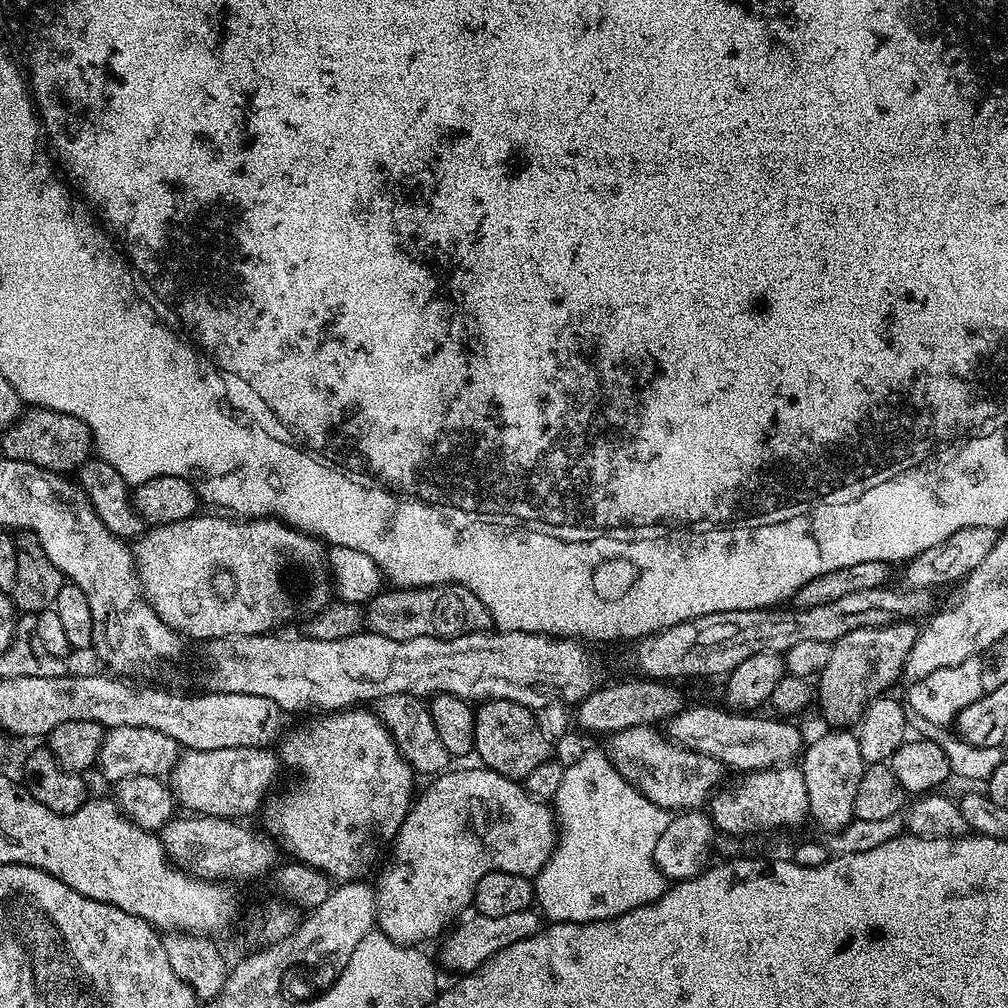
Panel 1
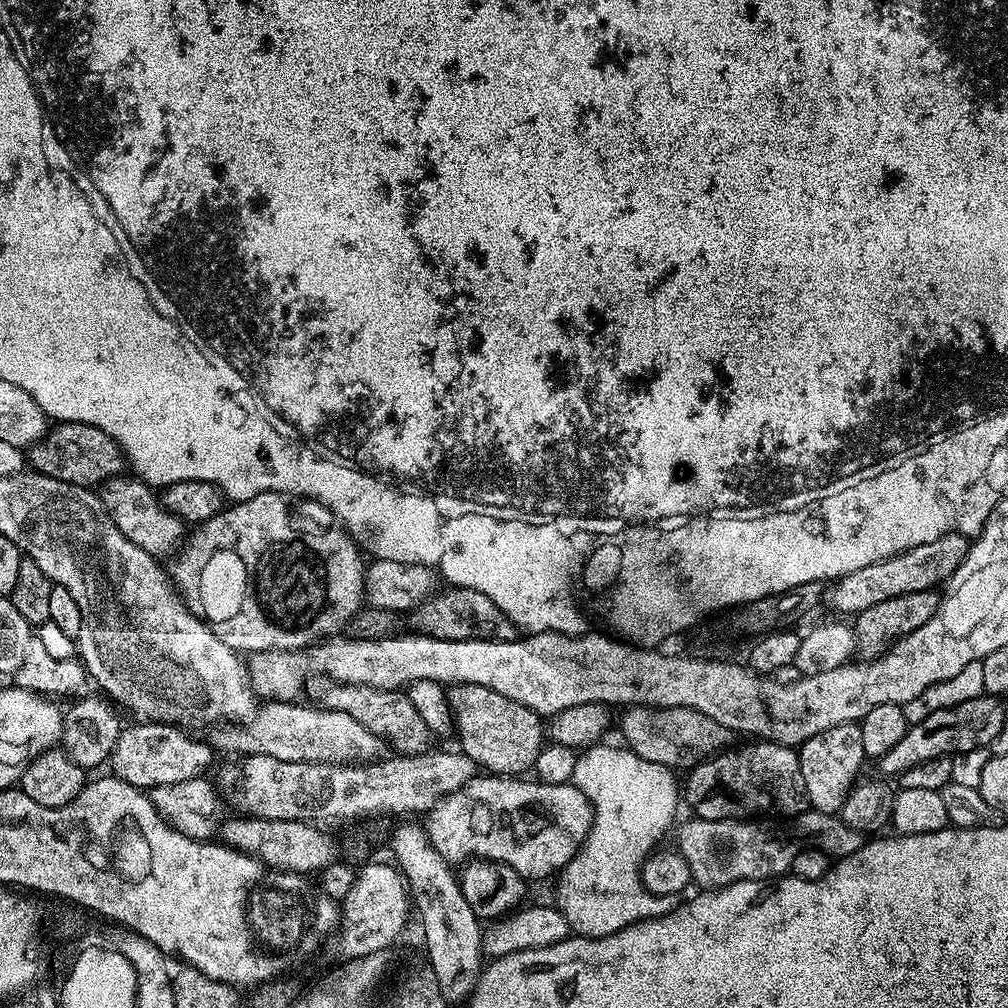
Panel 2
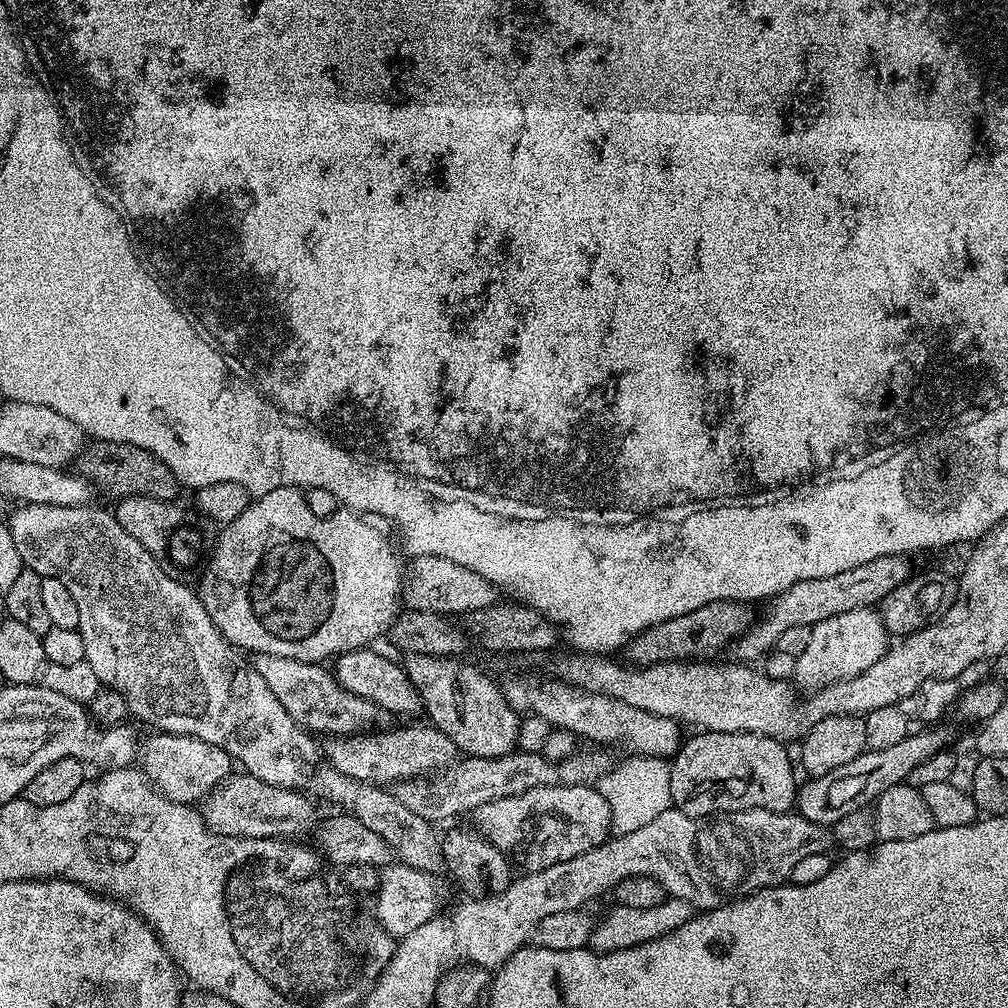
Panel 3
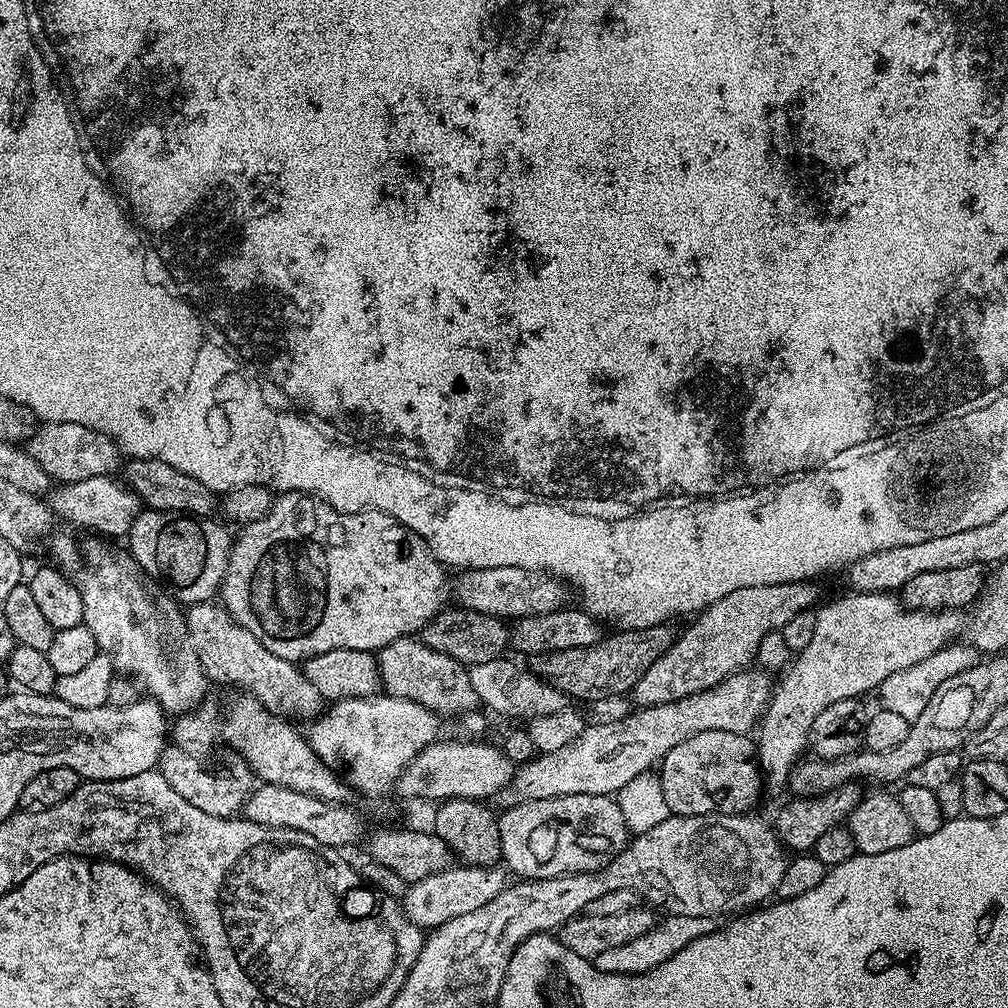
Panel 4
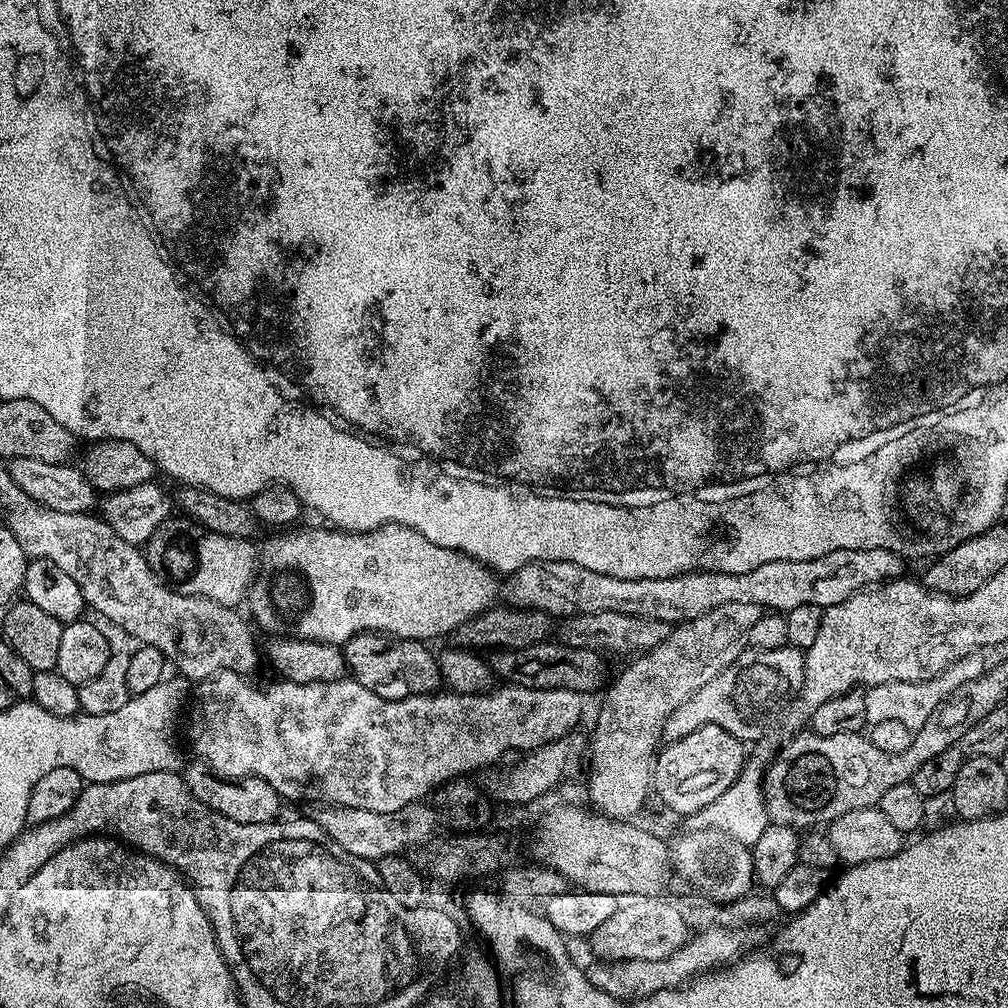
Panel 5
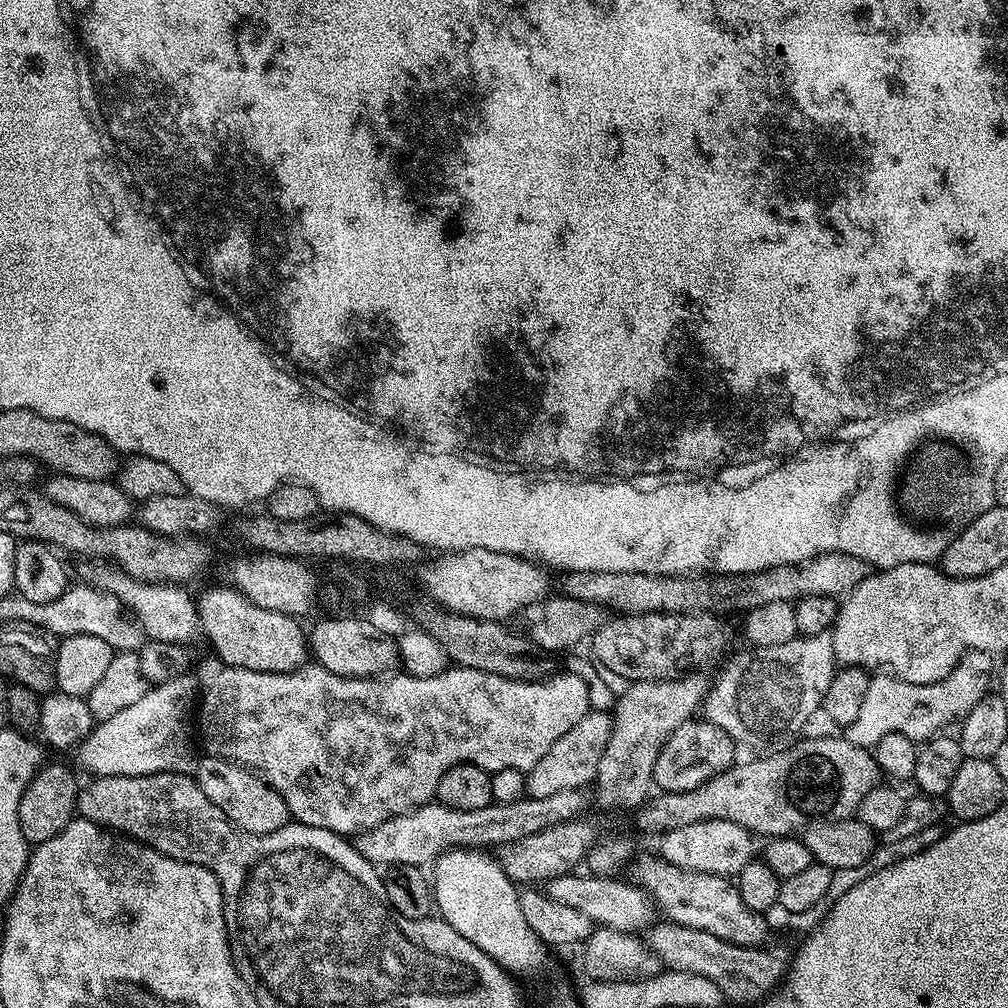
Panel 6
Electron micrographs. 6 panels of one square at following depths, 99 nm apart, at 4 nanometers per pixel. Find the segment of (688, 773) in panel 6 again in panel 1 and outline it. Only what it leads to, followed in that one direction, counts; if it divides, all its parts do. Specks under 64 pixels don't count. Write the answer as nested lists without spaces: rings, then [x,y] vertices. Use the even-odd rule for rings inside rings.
[[[787,762],[779,767],[745,771],[740,778],[733,784],[725,783],[711,797],[710,815],[721,833],[748,836],[751,832],[776,832],[779,828],[796,828],[809,819],[803,767]]]

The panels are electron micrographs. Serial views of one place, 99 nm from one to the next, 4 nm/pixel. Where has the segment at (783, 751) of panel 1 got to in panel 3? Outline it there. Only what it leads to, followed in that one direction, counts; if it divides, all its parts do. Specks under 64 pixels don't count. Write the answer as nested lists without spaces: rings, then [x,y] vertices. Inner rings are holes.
[[[518,676],[502,684],[502,691],[508,705],[518,714],[538,716],[551,727],[570,730],[579,739],[606,744],[620,742],[630,748],[635,755],[667,759],[675,755],[682,743],[681,725],[665,716],[650,714],[637,707],[629,706],[621,700],[604,695],[594,695],[581,691],[559,678],[536,678]]]

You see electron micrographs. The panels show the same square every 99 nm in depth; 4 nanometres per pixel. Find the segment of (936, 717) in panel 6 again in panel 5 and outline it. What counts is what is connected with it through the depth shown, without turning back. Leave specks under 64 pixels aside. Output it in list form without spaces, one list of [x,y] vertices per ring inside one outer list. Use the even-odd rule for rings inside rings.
[[[974,650],[970,654],[958,658],[949,668],[942,670],[942,674],[929,680],[919,680],[918,682],[899,680],[898,682],[871,685],[864,694],[868,724],[874,725],[878,722],[893,720],[894,722],[902,722],[902,726],[913,730],[921,728],[930,718],[930,714],[934,714],[938,705],[948,699],[954,690],[958,690],[958,686],[962,686],[984,673],[986,667],[984,655],[983,651]]]

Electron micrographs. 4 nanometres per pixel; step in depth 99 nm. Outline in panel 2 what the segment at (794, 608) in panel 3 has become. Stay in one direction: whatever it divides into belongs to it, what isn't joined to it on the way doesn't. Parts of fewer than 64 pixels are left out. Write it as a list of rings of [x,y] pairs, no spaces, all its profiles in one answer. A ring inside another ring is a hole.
[[[951,532],[942,538],[934,538],[934,542],[914,546],[882,562],[862,566],[862,570],[854,570],[827,585],[826,604],[836,612],[855,614],[870,610],[870,606],[878,606],[878,602],[886,602],[886,598],[894,598],[898,594],[914,594],[927,588],[939,589],[954,574],[954,570],[958,570],[969,547],[969,537],[963,536],[961,532]]]

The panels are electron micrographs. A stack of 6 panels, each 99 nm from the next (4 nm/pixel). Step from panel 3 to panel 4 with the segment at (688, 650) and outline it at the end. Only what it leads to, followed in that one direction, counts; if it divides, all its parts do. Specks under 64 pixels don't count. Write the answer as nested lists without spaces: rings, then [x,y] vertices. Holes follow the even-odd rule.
[[[667,623],[655,624],[649,628],[626,628],[616,630],[605,635],[603,640],[594,646],[582,646],[574,650],[550,650],[546,654],[531,657],[530,671],[546,681],[550,686],[556,687],[565,696],[576,700],[608,700],[611,696],[620,696],[623,692],[631,693],[635,684],[644,675],[646,670],[658,661],[662,654],[666,654],[678,637],[677,629],[674,630]]]

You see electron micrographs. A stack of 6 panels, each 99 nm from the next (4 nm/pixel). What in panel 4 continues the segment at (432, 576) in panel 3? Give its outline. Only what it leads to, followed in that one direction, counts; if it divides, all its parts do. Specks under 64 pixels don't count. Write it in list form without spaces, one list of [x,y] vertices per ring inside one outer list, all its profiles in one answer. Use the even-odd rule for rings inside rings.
[[[466,568],[457,576],[460,577],[454,580],[454,600],[459,607],[499,616],[505,622],[515,622],[523,616],[556,612],[569,603],[569,585],[559,576],[538,572],[534,568]]]

